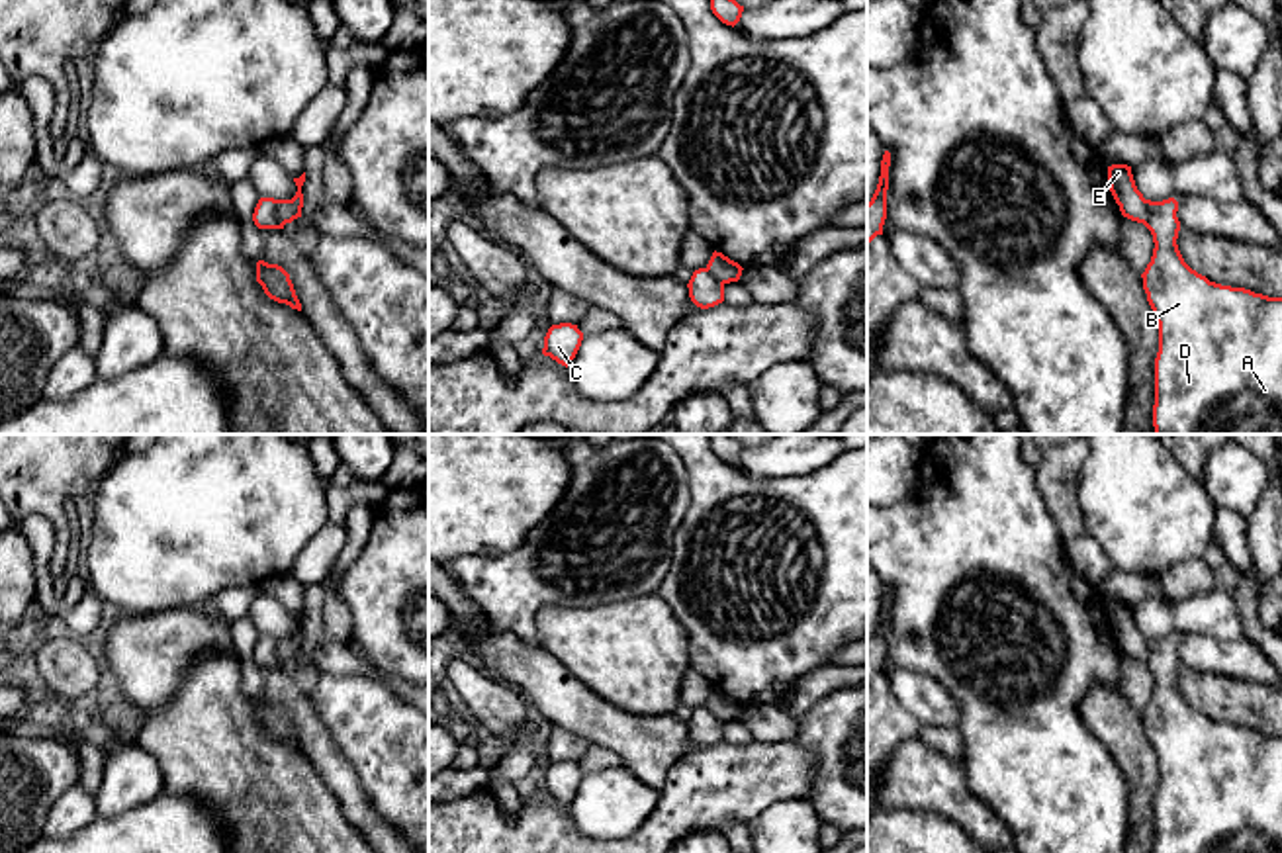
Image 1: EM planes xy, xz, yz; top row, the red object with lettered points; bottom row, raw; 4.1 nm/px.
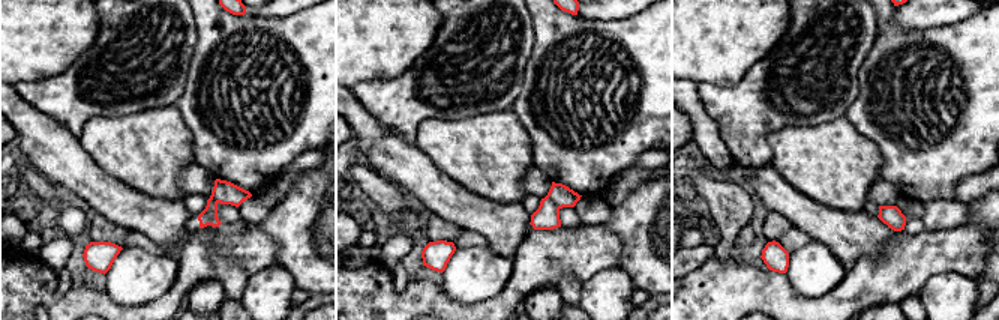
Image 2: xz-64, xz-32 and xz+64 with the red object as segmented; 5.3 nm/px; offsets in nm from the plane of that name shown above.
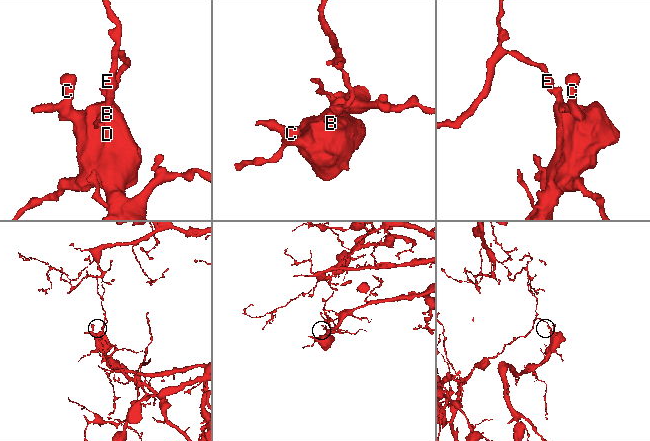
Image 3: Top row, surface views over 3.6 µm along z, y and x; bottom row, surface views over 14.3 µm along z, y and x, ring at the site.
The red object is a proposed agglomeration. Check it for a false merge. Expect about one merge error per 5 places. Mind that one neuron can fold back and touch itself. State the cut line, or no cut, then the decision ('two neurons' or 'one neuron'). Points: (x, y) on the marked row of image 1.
cut in xy along (276, 200), (276, 220), (282, 225); two neurons

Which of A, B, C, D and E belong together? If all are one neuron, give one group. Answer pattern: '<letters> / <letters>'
A B C D / E

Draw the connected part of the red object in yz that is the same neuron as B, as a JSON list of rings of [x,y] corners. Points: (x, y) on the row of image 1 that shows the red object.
[[[1174,198],[1147,200],[1145,227],[1153,235],[1155,248],[1141,278],[1159,323],[1155,434],[1282,434],[1282,297],[1221,286],[1192,270],[1176,245],[1180,231],[1176,211],[1178,202]]]

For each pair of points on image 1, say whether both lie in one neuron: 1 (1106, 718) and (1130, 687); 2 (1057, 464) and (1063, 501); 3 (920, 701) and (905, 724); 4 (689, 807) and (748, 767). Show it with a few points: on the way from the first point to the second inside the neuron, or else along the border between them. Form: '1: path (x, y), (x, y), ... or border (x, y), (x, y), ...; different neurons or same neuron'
1: border (1118, 687), (1140, 715); different neurons
2: path (1057, 474), (1059, 492); same neuron
3: border (887, 675), (891, 693), (922, 724); different neurons
4: path (703, 793), (721, 783), (734, 781); same neuron

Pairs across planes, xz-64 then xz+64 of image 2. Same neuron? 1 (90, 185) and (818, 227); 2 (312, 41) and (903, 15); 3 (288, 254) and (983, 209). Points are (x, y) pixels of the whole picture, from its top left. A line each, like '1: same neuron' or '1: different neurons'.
1: same neuron
2: different neurons
3: same neuron

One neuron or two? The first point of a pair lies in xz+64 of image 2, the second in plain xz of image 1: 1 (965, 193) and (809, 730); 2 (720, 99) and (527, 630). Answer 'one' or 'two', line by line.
1: two
2: one

